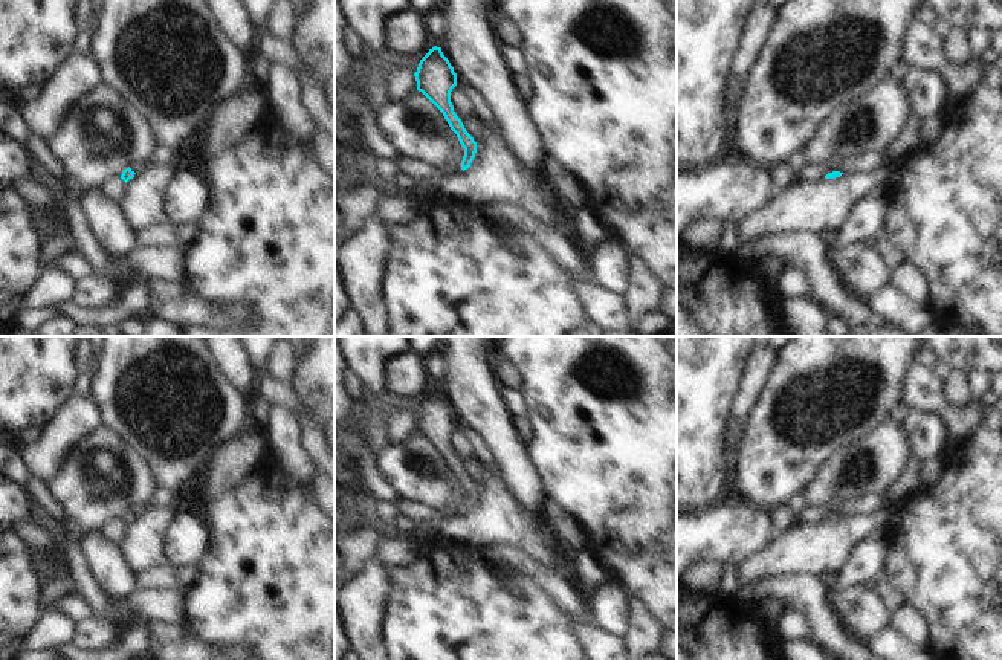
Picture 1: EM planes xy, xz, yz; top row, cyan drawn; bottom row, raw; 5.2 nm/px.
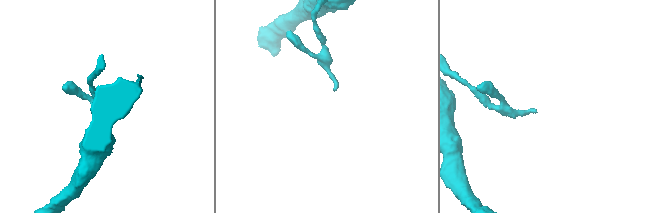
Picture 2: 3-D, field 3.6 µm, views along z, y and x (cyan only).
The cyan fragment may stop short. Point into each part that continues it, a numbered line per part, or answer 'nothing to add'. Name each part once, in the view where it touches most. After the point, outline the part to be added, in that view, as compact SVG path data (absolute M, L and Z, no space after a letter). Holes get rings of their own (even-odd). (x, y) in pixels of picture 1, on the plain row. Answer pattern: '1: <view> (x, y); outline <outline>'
nothing to add

